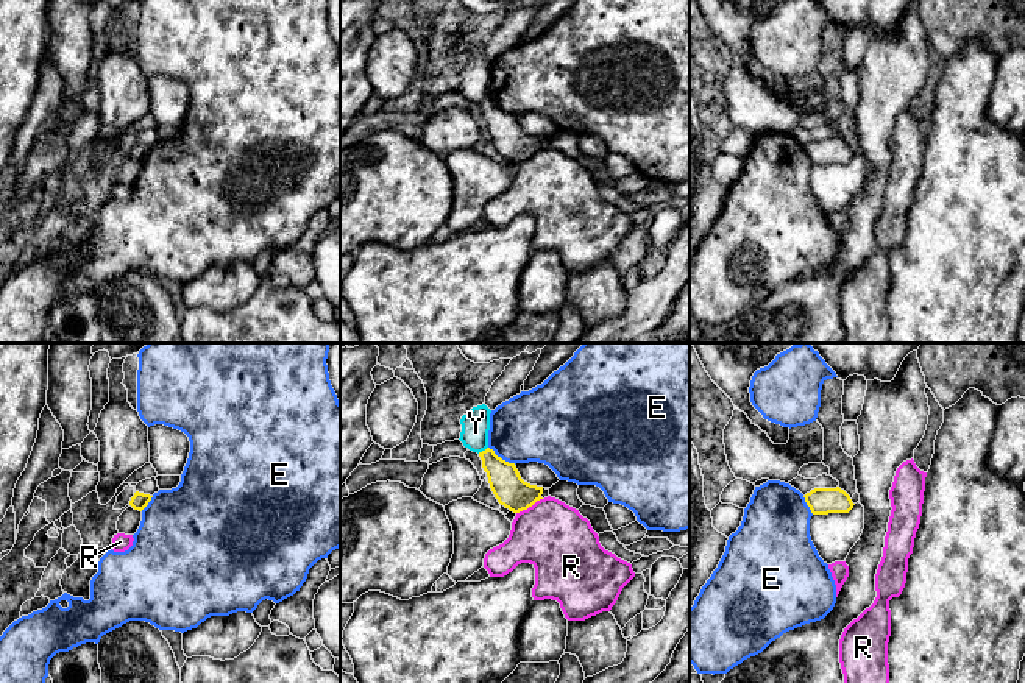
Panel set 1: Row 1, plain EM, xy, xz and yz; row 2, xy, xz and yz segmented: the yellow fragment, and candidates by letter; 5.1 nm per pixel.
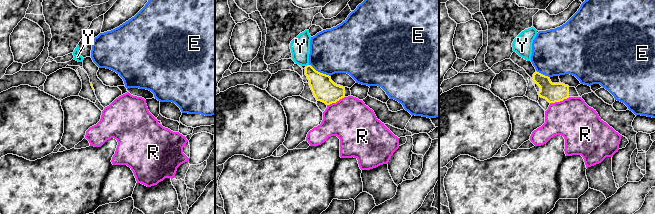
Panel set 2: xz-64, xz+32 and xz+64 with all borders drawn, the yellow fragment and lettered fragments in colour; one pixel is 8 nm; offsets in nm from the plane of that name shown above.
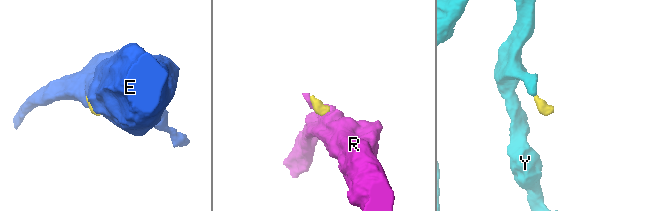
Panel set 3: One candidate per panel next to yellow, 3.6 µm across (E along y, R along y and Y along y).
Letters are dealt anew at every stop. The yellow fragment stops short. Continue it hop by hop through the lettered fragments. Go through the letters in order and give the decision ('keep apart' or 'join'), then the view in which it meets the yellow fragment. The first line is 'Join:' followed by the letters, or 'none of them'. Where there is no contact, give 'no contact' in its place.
Join: none of them
E: keep apart; meets yellow in xz
R: keep apart; meets yellow in xz
Y: keep apart; meets yellow in xz

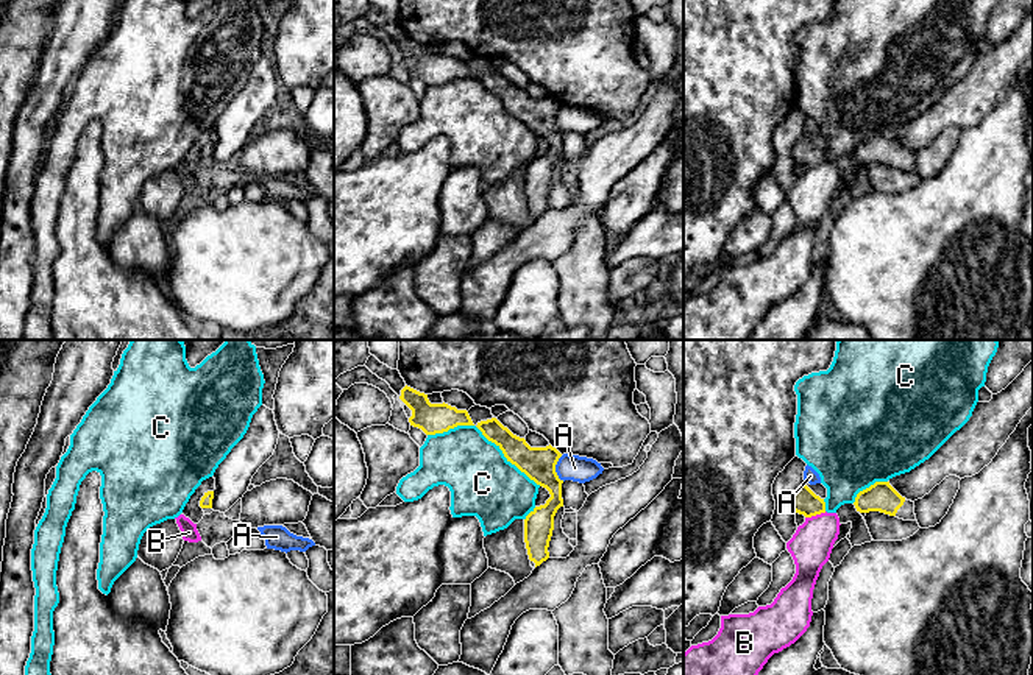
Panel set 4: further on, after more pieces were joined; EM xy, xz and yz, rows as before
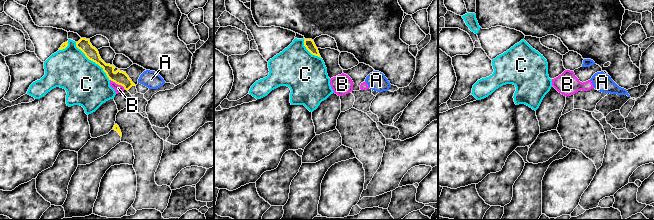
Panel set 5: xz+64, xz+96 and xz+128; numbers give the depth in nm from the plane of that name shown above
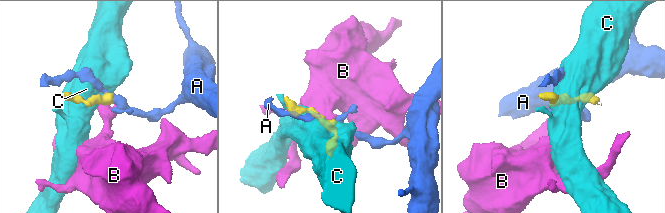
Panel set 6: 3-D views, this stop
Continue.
Join: none of them
A: keep apart; meets yellow in xz
B: keep apart; meets yellow in yz
C: keep apart; meets yellow in xz

